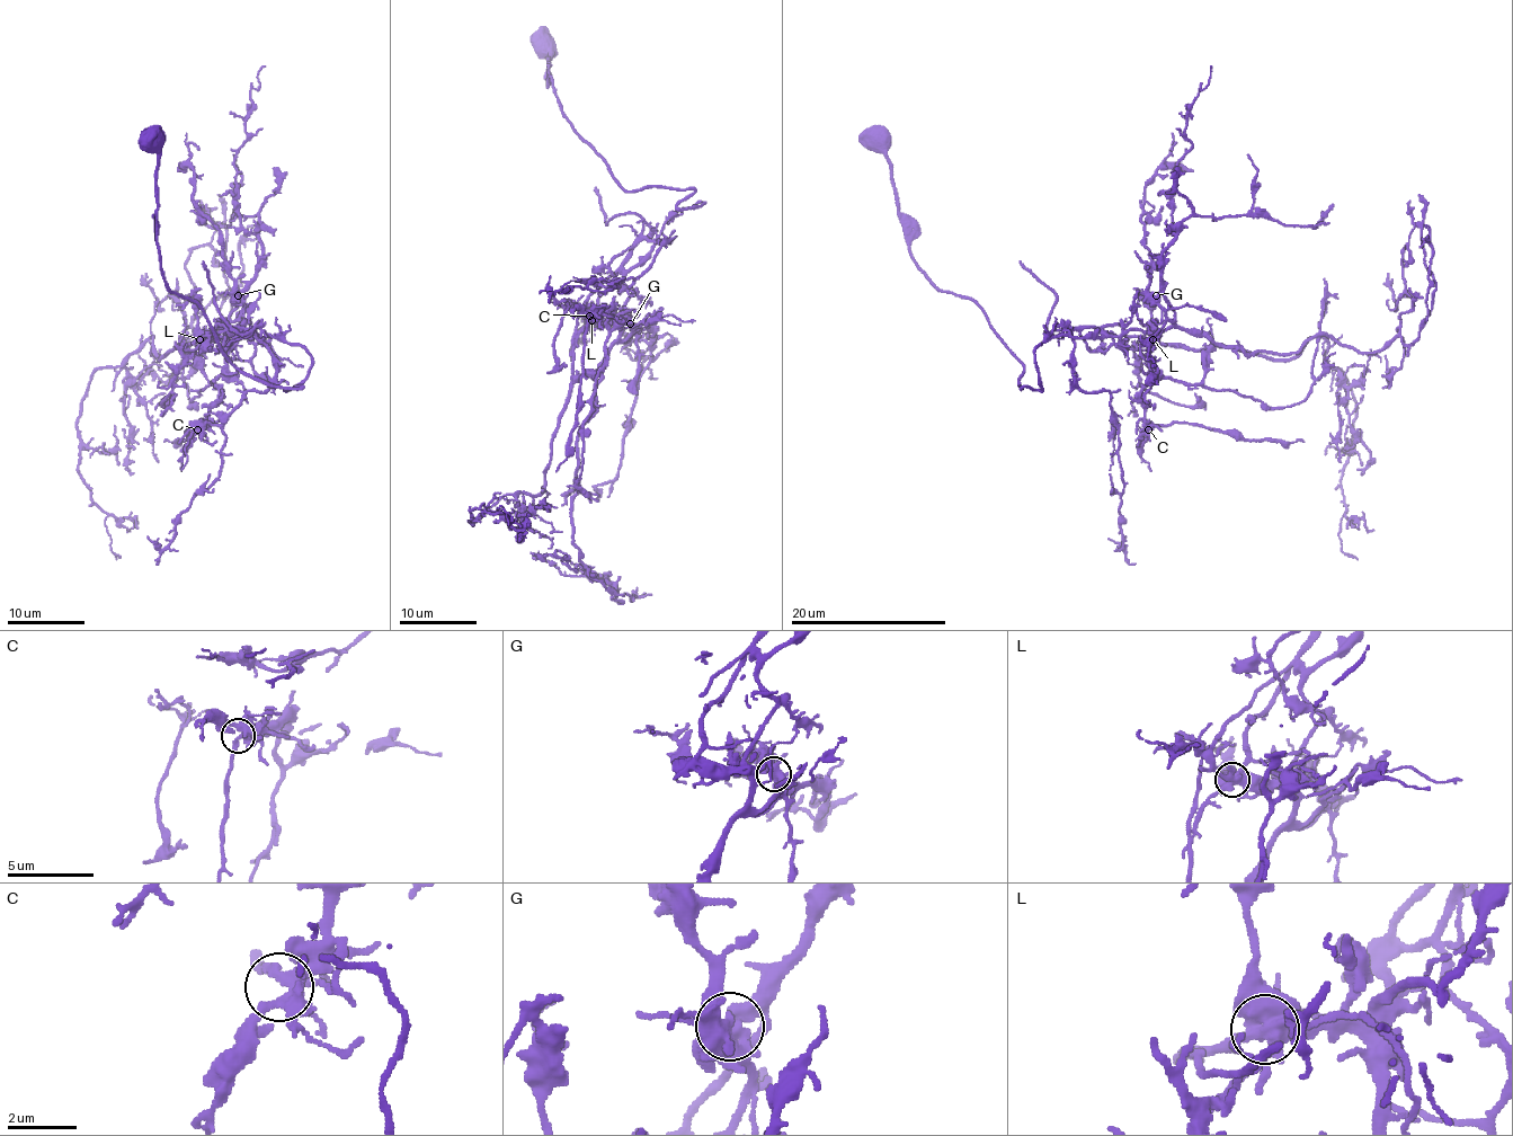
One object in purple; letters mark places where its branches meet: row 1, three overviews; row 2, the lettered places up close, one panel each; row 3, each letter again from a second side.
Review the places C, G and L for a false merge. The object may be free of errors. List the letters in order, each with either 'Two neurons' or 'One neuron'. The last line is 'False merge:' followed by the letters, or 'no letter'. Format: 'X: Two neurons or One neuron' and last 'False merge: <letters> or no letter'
C: One neuron
G: One neuron
L: Two neurons
False merge: L

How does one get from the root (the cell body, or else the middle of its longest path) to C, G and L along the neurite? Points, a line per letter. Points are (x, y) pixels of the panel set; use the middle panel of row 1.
C: (544, 45), (564, 117), (624, 189), (704, 203), (626, 273), (611, 329), (611, 310), (589, 316)
G: (544, 45), (564, 117), (624, 189), (704, 203), (626, 273), (630, 324)
L: (544, 45), (564, 117), (624, 189), (704, 203), (601, 285), (592, 320)

